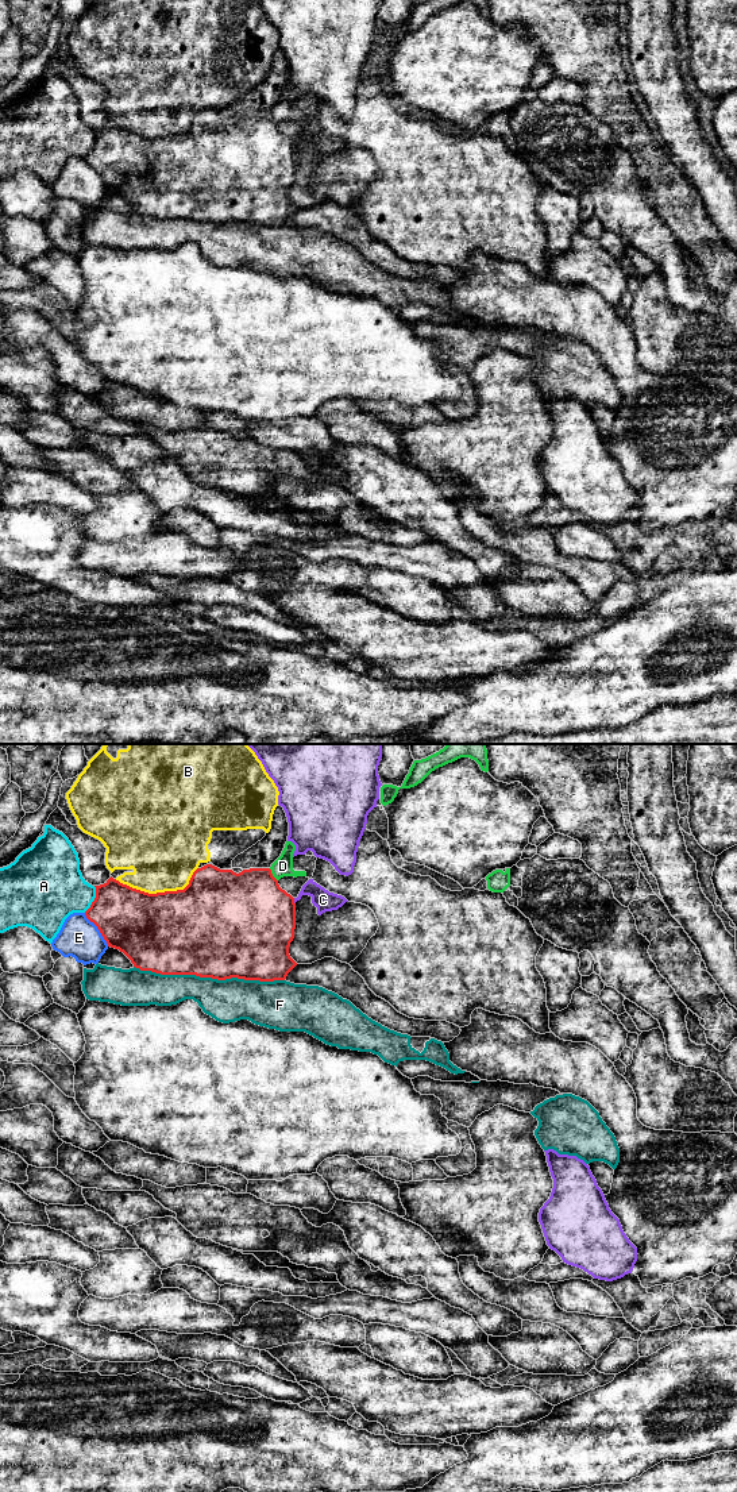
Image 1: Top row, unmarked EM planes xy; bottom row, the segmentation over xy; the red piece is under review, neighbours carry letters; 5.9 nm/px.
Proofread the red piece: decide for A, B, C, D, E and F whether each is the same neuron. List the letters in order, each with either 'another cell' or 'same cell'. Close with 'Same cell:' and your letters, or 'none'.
A: another cell
B: another cell
C: another cell
D: another cell
E: another cell
F: another cell
Same cell: none

